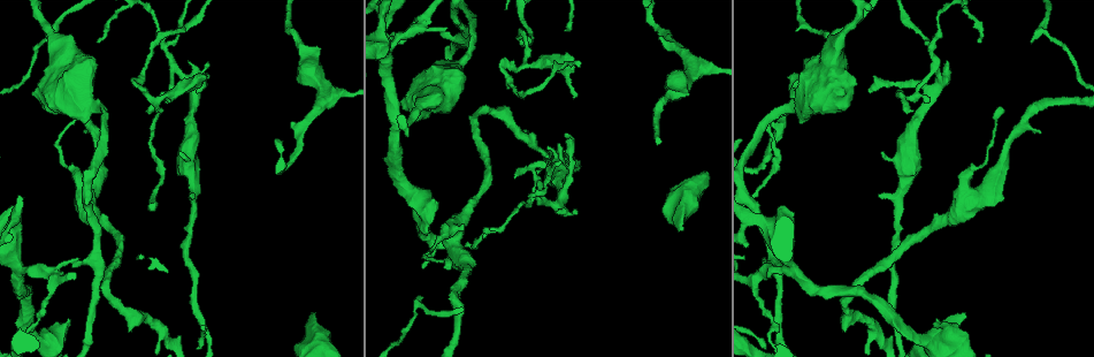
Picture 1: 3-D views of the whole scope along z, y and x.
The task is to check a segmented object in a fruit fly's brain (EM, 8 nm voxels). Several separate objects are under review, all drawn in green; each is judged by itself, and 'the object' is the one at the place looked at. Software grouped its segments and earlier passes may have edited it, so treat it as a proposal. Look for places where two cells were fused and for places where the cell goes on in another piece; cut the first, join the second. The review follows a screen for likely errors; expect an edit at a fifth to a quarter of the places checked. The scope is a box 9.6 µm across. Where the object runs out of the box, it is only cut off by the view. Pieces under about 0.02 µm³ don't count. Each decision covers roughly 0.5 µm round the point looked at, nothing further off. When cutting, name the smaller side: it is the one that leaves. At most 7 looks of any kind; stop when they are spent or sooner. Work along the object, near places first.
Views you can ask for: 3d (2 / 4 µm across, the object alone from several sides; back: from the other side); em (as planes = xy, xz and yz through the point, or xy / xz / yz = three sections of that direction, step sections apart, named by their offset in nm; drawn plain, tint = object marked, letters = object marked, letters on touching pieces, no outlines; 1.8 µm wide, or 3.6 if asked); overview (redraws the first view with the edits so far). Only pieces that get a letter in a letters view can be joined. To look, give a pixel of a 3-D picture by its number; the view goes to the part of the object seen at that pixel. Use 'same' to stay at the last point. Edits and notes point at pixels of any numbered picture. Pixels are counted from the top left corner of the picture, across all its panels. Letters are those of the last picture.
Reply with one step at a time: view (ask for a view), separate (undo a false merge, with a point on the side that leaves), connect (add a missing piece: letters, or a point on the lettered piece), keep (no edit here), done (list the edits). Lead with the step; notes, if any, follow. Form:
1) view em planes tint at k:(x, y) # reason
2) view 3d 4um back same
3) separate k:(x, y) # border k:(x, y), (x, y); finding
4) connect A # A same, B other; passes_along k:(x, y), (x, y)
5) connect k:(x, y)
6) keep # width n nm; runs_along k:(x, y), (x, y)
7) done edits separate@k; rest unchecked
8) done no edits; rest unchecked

view em yz step 16 tint at 1:(678, 226) # branch stops here

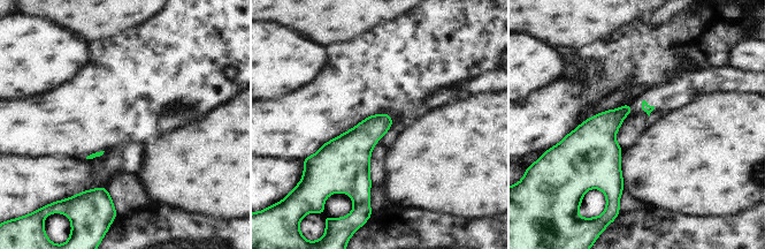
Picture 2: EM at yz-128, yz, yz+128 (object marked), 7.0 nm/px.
view em planes letters same # another direction

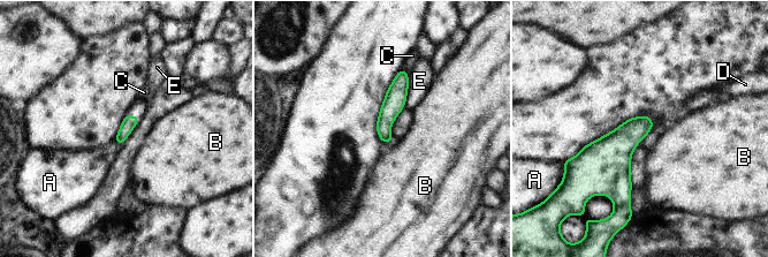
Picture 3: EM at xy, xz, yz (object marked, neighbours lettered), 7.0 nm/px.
connect D # A other, B other, C other, D same, E other; passes_along 3:(129, 122), (132, 115), (138, 106); the cell continues

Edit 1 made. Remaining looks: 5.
view overview # redraw

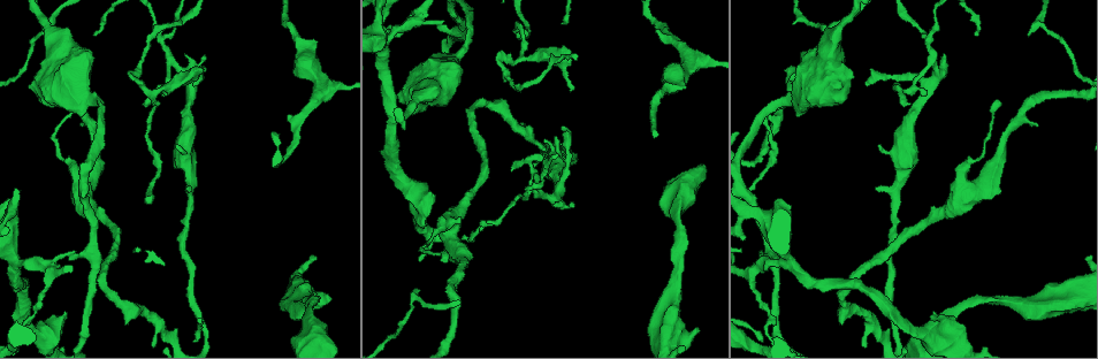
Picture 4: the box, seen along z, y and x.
view 3d 2um at 4:(523, 60) # a fork

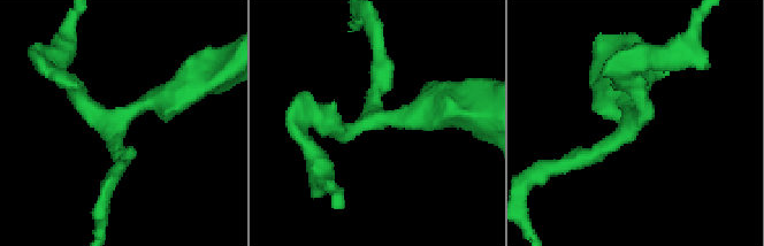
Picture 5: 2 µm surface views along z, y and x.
view em planes letters at 5:(116, 118) # arms 3

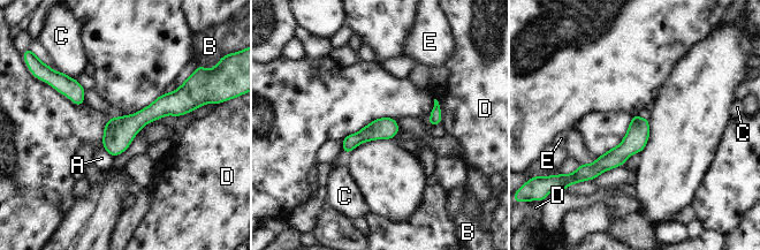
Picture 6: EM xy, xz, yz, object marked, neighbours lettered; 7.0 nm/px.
keep # width 160 nm; A other, B other, C other, D other, E other; continuous, no second cell

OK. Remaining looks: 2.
view em yz step 8 letters at 4:(758, 210) # sharp bend

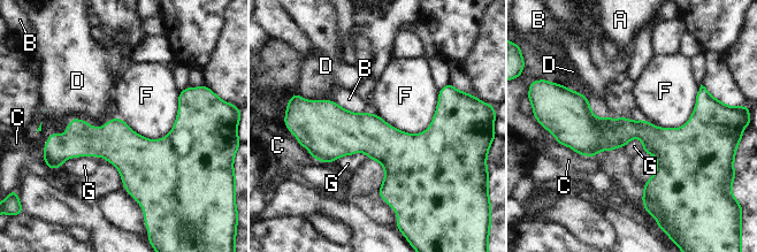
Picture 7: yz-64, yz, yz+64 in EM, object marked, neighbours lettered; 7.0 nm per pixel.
view em planes letters same # cut it another way

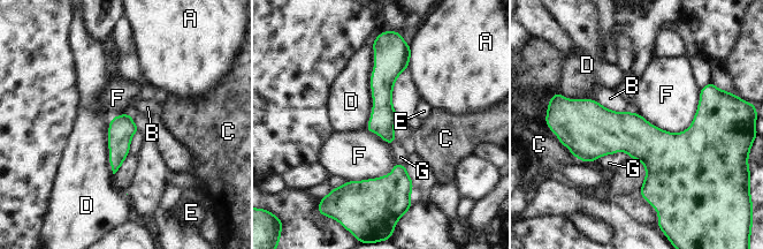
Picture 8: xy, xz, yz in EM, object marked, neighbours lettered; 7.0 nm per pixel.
keep # width 180 nm; A other, B other, C other, D other, E other, F other, G other; runs_along 8:(570, 119), (643, 142), (708, 130); all the same cell

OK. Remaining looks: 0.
done edits connect@3; rest unchecked

